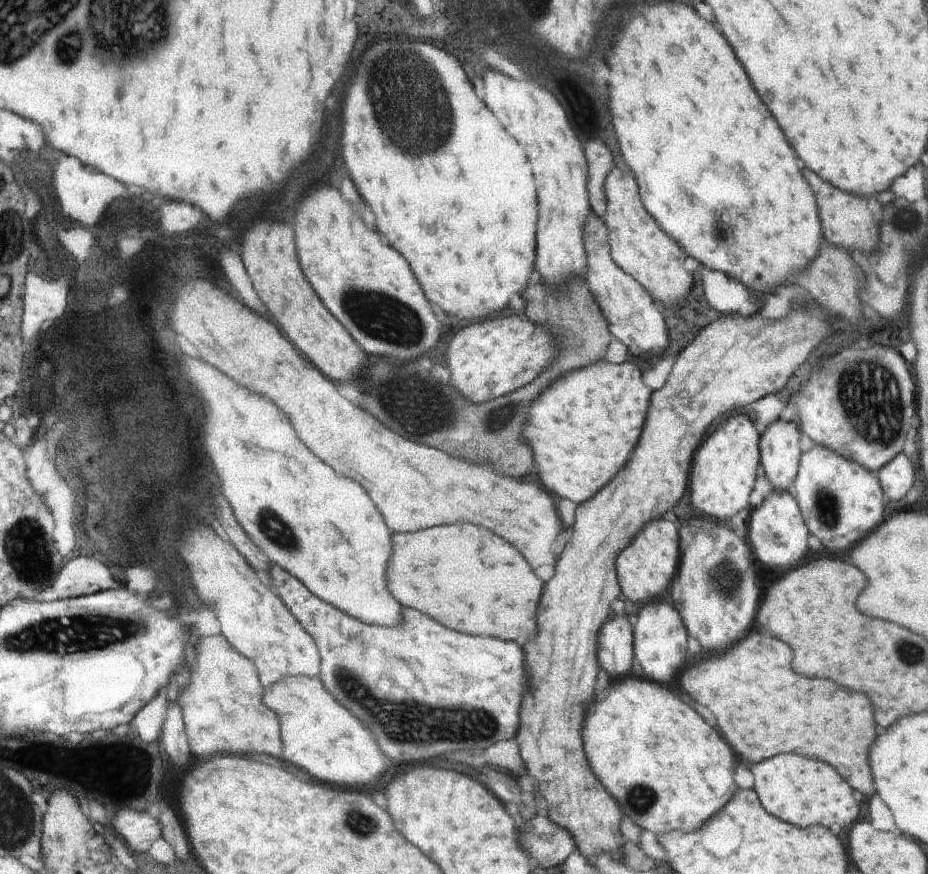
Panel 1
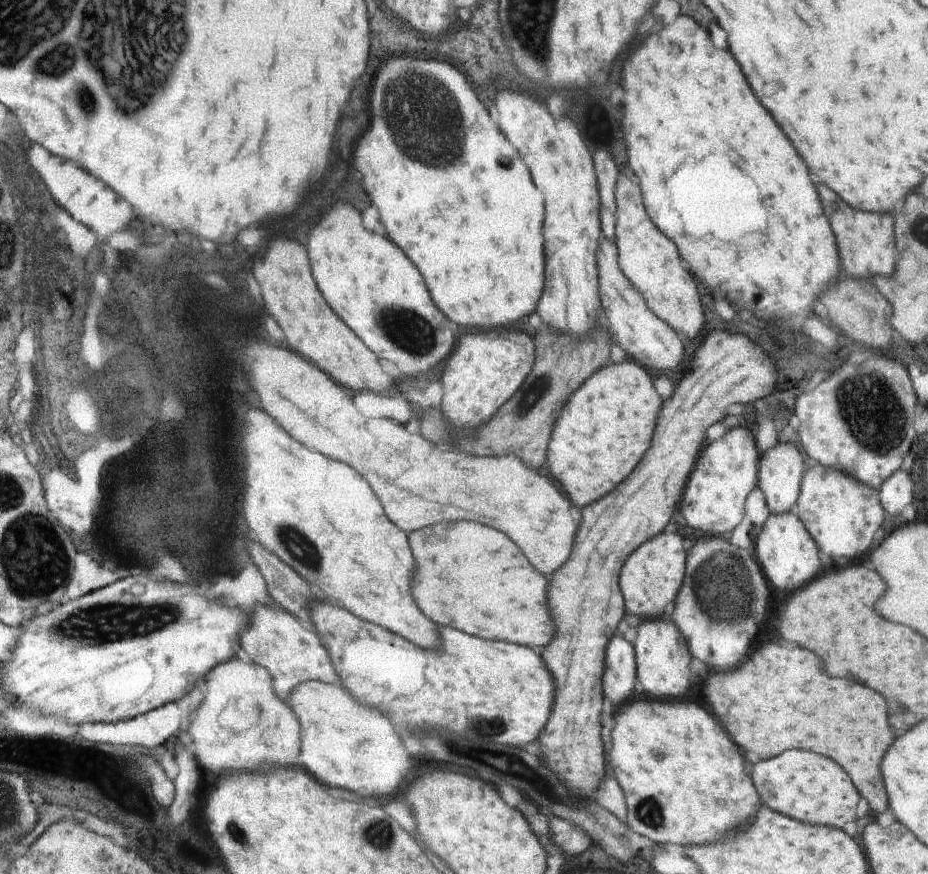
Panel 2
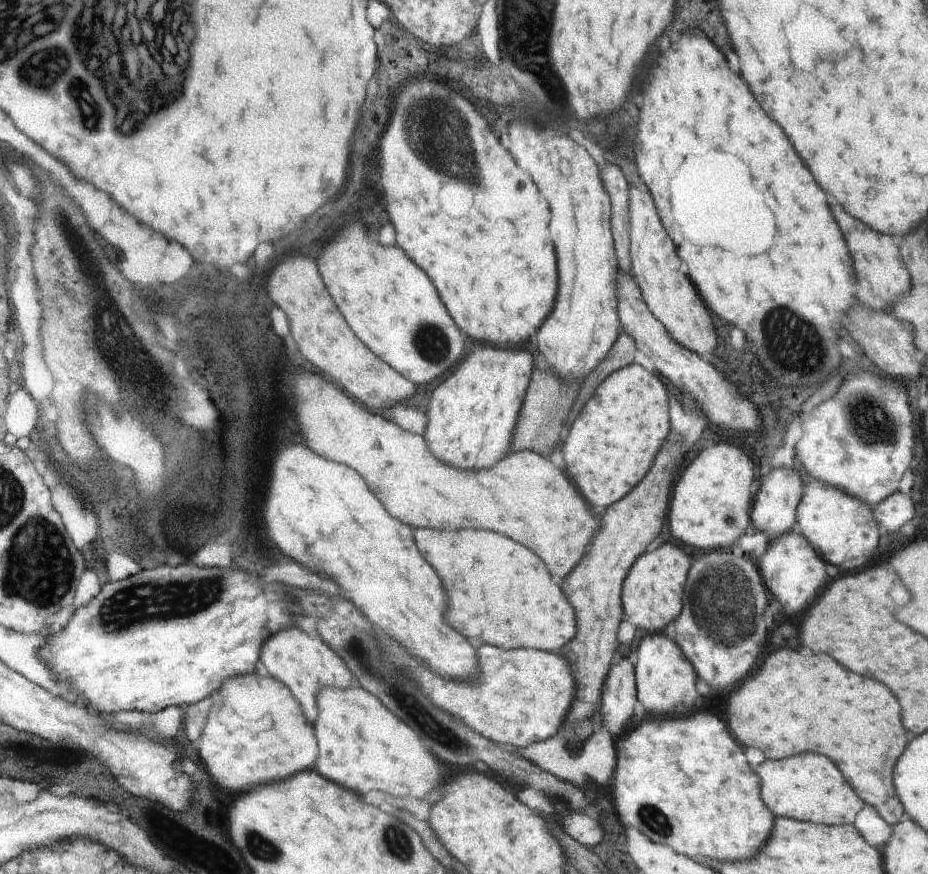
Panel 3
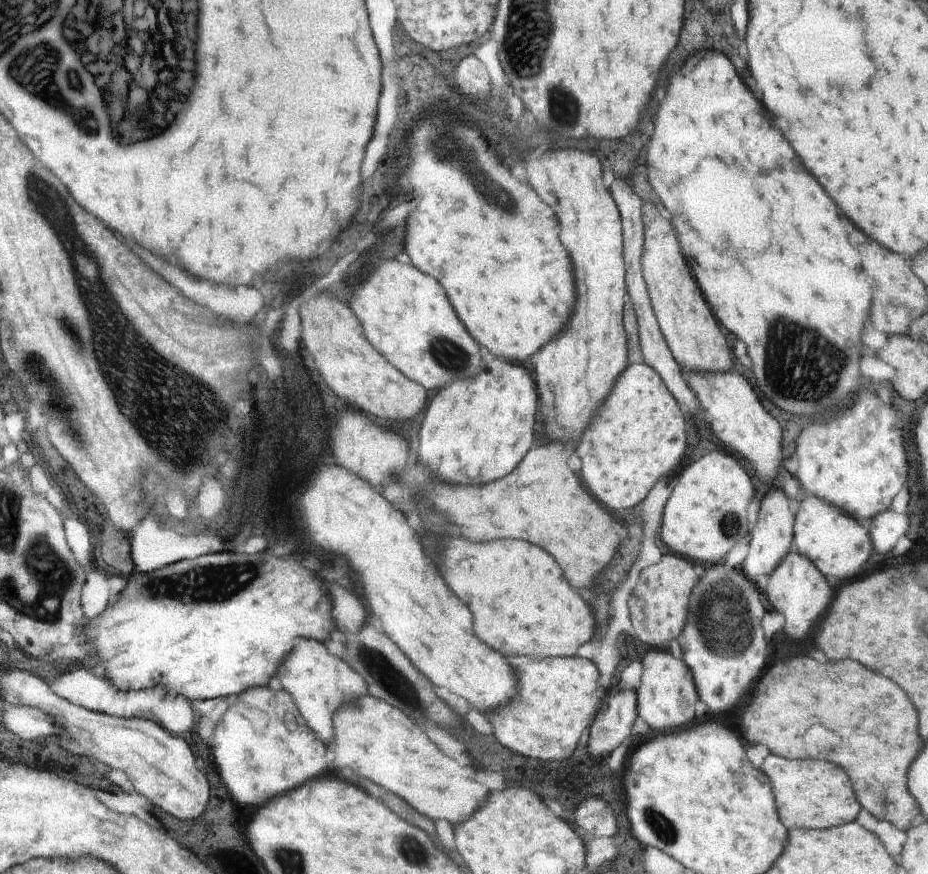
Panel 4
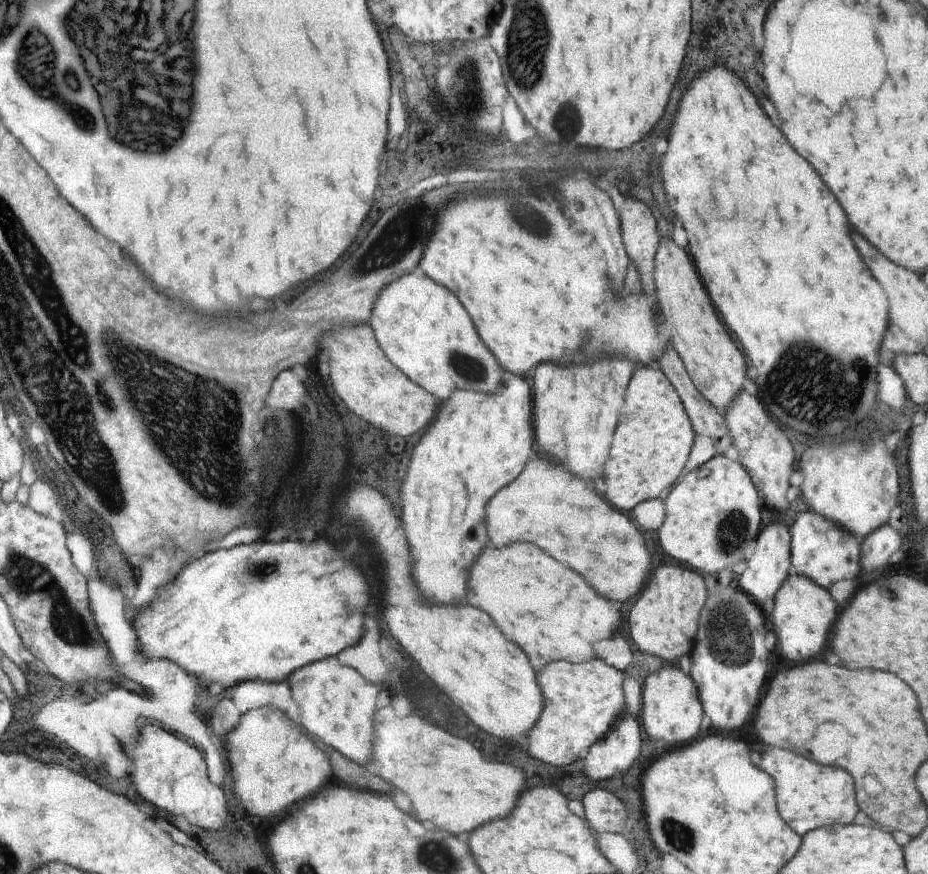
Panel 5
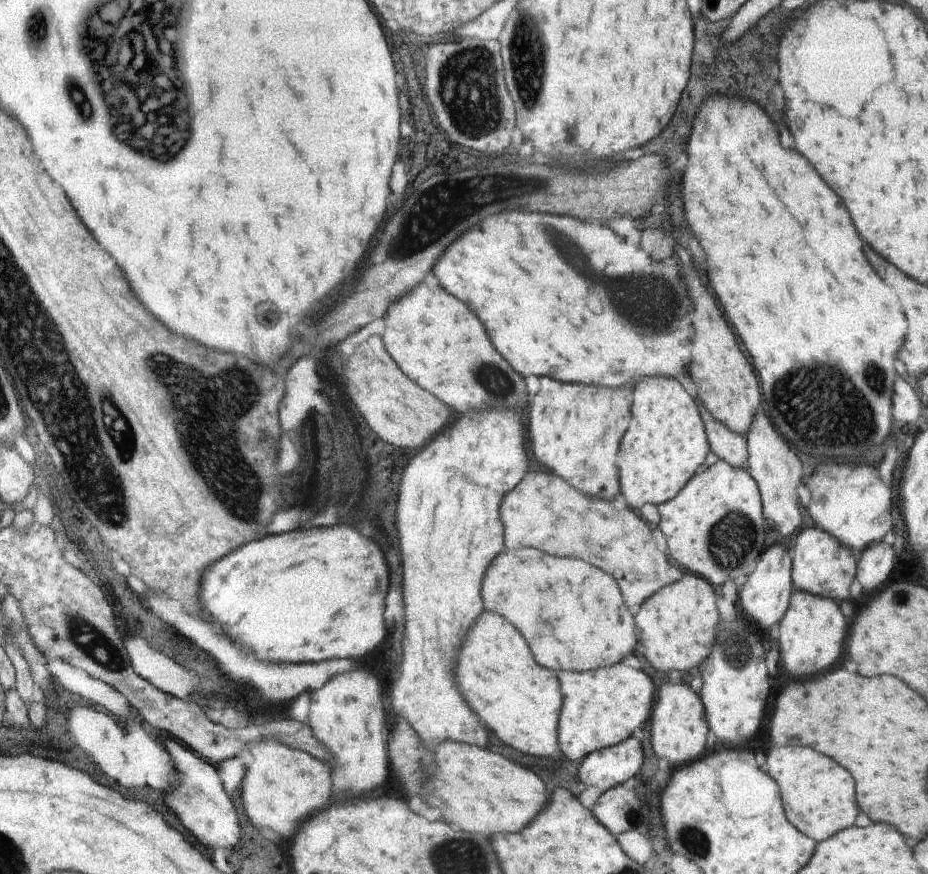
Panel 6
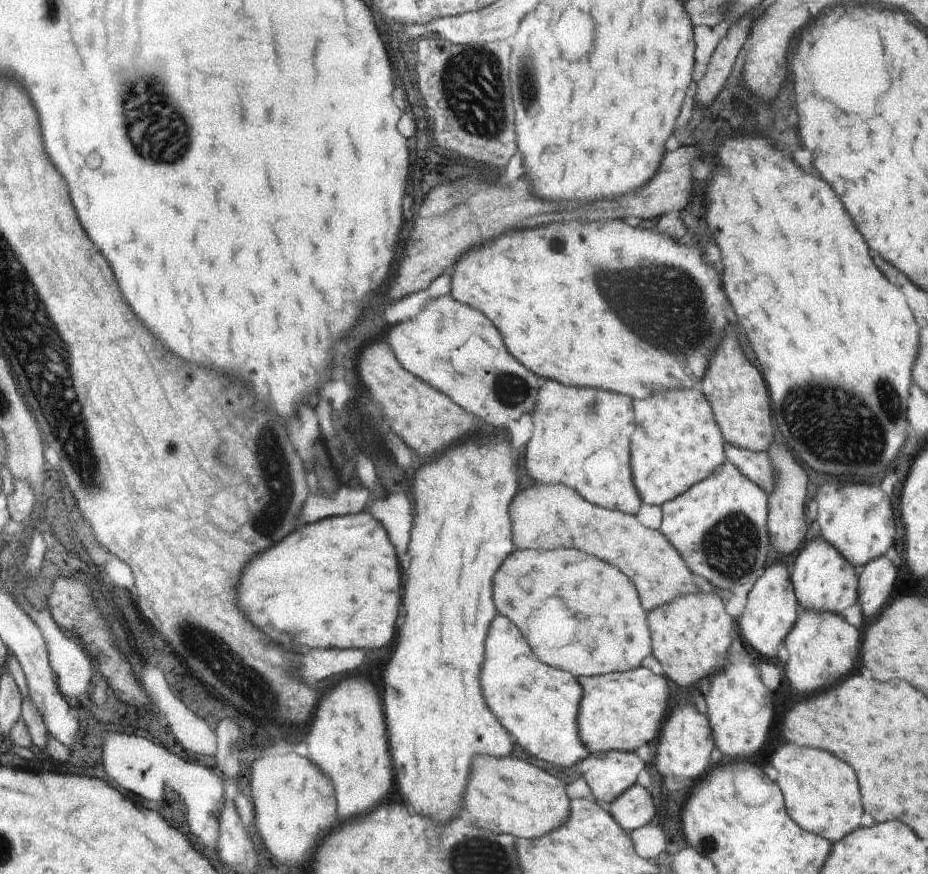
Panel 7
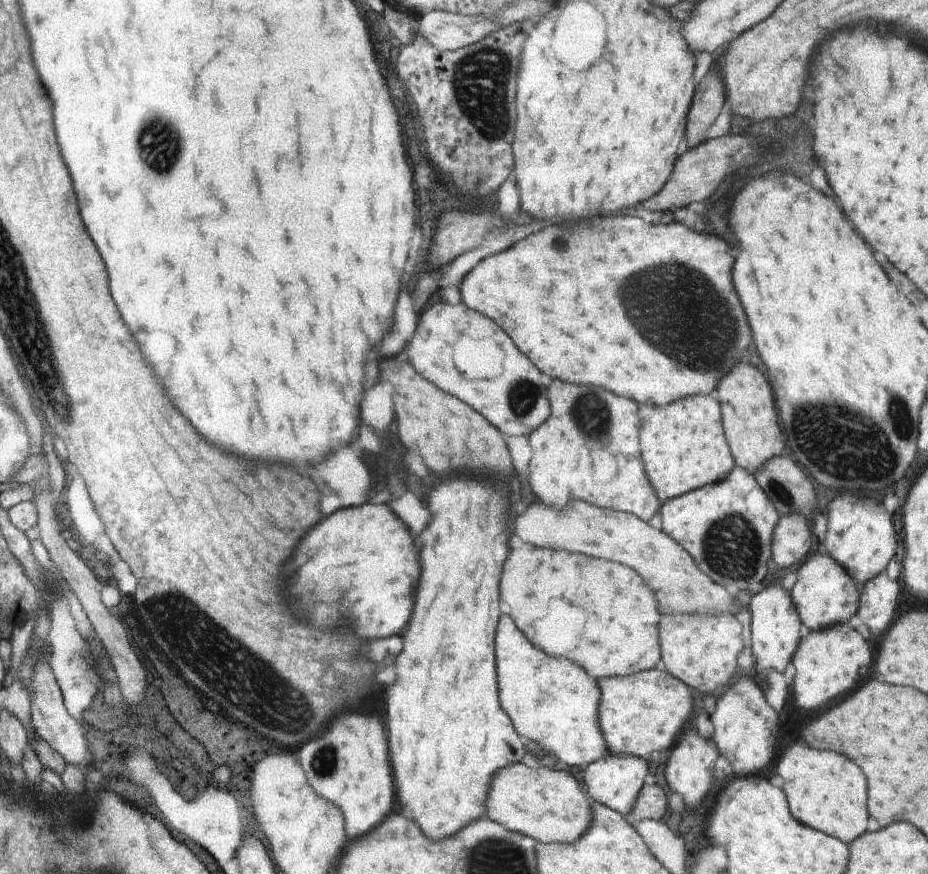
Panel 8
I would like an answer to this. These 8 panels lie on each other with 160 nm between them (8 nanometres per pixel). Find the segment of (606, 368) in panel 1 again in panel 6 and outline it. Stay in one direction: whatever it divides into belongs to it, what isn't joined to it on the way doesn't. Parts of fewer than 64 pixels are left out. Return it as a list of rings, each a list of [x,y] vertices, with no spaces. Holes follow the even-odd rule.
[[[663,376],[642,377],[634,384],[636,406],[631,406],[632,430],[628,430],[628,438],[624,438],[624,450],[619,450],[619,501],[626,508],[636,510],[647,502],[658,506],[671,501],[696,474],[696,468],[704,462],[706,455],[711,451],[706,424],[699,413],[699,407],[682,385],[681,380]]]

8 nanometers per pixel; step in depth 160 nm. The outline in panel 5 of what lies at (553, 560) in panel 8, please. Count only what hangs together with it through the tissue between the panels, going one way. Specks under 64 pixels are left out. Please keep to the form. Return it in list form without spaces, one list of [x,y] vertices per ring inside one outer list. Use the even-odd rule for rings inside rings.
[[[514,542],[500,550],[484,548],[469,570],[465,602],[492,614],[491,619],[527,654],[533,667],[552,661],[591,661],[596,658],[594,642],[618,632],[620,622],[620,614],[586,580],[528,542]]]

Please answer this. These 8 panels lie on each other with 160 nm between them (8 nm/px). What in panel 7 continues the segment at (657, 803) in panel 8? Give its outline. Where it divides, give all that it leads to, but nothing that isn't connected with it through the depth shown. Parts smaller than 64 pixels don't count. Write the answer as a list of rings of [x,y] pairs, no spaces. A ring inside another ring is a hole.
[[[638,784],[620,794],[606,808],[612,818],[628,833],[648,825],[656,814],[650,792]]]

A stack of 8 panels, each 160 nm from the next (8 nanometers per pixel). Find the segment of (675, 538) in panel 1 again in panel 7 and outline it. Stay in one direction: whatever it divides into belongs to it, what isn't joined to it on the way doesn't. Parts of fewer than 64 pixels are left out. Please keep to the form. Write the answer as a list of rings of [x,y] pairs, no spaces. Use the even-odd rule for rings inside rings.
[[[714,592],[676,596],[672,602],[660,606],[660,610],[650,612],[647,623],[651,631],[651,654],[662,665],[665,675],[678,686],[686,688],[702,676],[714,674],[718,664],[724,664],[720,660],[726,660],[724,656],[732,642],[732,618]]]

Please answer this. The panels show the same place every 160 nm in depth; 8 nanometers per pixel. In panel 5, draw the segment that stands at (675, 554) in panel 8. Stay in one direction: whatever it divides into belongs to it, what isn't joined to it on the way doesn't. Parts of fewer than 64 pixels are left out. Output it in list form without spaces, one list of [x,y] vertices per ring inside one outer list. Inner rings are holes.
[[[538,454],[527,462],[526,468],[514,481],[491,498],[484,513],[490,544],[494,544],[496,548],[502,548],[502,544],[506,546],[516,540],[532,542],[542,550],[548,550],[552,558],[560,558],[560,562],[572,566],[572,570],[576,570],[578,574],[584,574],[584,578],[596,590],[600,590],[600,594],[620,602],[636,598],[636,592],[644,586],[650,572],[650,556],[642,542],[642,534],[632,521],[622,512],[618,512],[616,507],[610,506],[606,500],[596,496],[596,492],[592,492],[592,488],[586,486],[578,475],[566,472],[562,464],[539,457]]]

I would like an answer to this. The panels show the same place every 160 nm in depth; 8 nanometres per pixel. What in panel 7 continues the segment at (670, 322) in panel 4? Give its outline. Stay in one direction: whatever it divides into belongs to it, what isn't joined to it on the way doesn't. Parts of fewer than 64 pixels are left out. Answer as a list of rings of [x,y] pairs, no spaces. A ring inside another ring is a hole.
[[[732,333],[726,334],[724,342],[720,342],[715,353],[711,354],[706,376],[702,378],[701,390],[711,403],[715,421],[722,428],[727,443],[746,450],[765,451],[774,441],[774,428],[770,418],[771,398],[768,398],[766,384],[758,368],[748,362]]]

